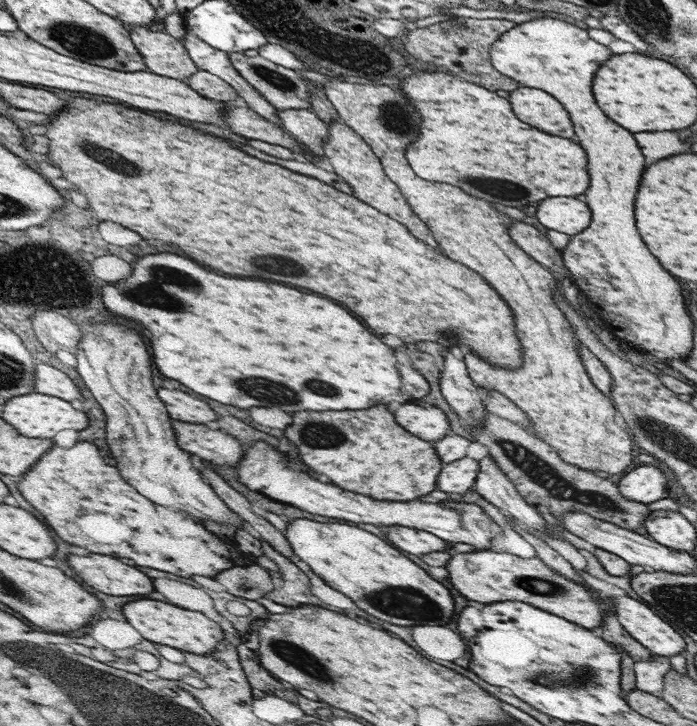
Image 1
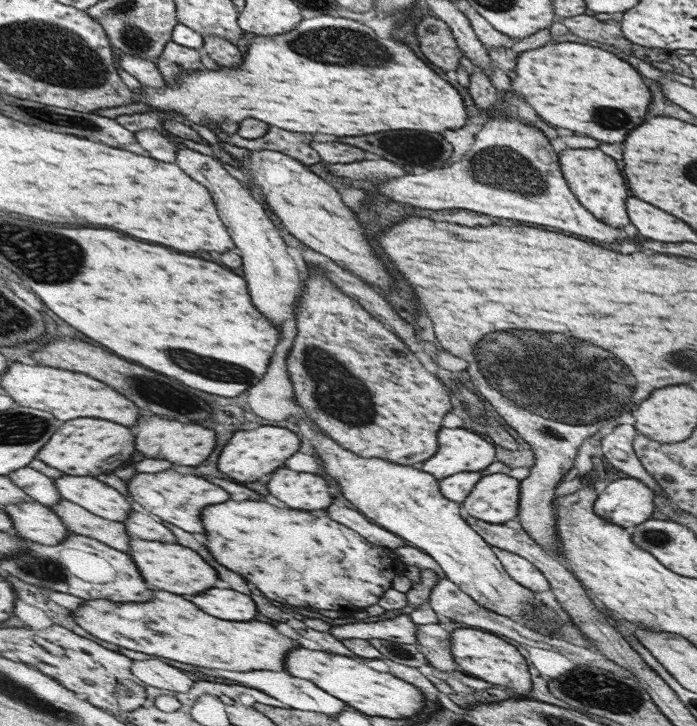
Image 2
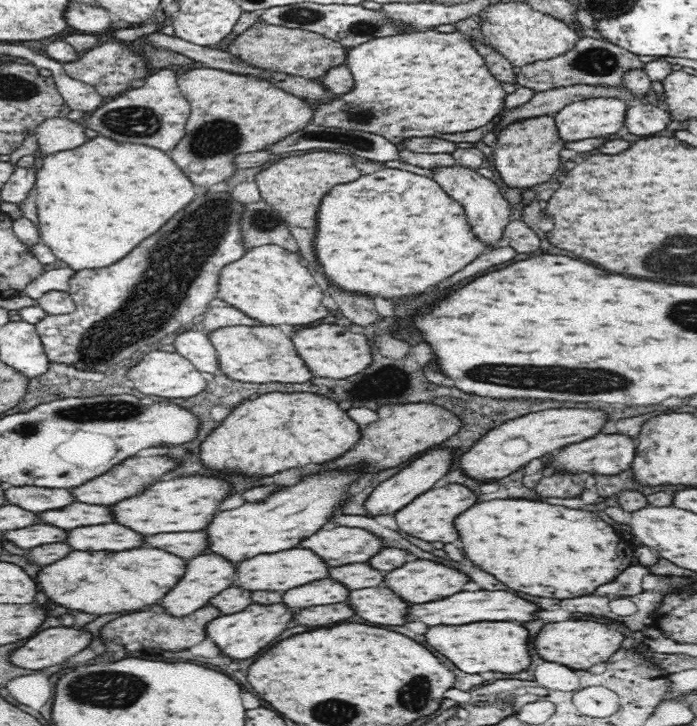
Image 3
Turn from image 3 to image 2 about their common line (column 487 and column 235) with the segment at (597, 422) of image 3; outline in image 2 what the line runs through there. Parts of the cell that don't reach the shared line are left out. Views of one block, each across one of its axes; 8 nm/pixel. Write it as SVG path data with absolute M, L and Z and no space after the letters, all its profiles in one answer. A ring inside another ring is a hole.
M278 424L260 426L248 432L236 432L232 440L228 442L228 446L222 450L217 465L220 468L219 471L229 478L234 478L238 482L252 482L252 480L260 480L272 474L274 470L282 468L284 460L296 454L298 450L300 450L300 439L294 432L279 427Z

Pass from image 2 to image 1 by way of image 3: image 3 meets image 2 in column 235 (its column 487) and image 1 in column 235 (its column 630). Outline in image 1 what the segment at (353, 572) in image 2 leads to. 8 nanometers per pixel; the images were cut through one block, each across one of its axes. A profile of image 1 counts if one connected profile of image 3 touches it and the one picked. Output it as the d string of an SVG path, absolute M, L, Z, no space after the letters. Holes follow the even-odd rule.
M77 441L72 448L54 446L40 462L19 480L20 494L36 508L42 520L70 544L96 554L130 558L136 566L148 566L178 576L208 576L234 566L254 564L254 557L242 553L233 539L216 538L206 532L194 516L168 510L140 496L126 484L114 466L104 464L91 442Z

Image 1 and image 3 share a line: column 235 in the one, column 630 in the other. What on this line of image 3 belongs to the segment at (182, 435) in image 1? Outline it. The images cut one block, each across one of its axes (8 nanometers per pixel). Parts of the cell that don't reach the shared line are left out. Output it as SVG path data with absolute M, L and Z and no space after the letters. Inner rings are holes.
M598 434L590 440L584 440L580 444L572 444L572 446L566 446L564 450L560 450L560 454L550 460L550 466L547 466L547 469L550 472L554 472L554 468L556 468L556 470L564 471L564 473L596 473L614 476L631 468L634 454L636 454L636 444L630 436L624 436L624 434Z

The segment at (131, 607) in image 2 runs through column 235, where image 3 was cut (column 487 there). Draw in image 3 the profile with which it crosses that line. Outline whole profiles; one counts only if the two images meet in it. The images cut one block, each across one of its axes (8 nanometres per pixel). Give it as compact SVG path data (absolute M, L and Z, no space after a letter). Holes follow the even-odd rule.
M480 622L462 626L432 626L426 632L428 644L450 658L456 666L468 674L505 672L514 674L528 670L530 656L530 632L516 622Z

